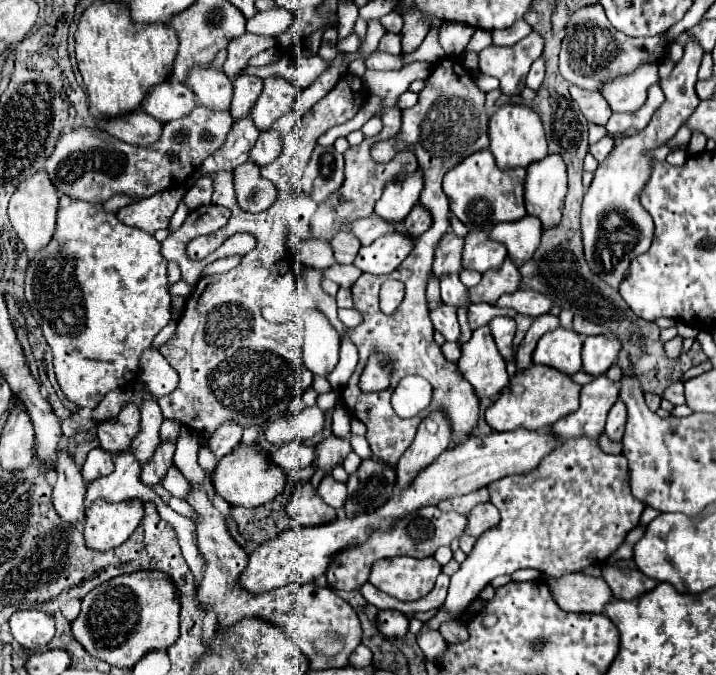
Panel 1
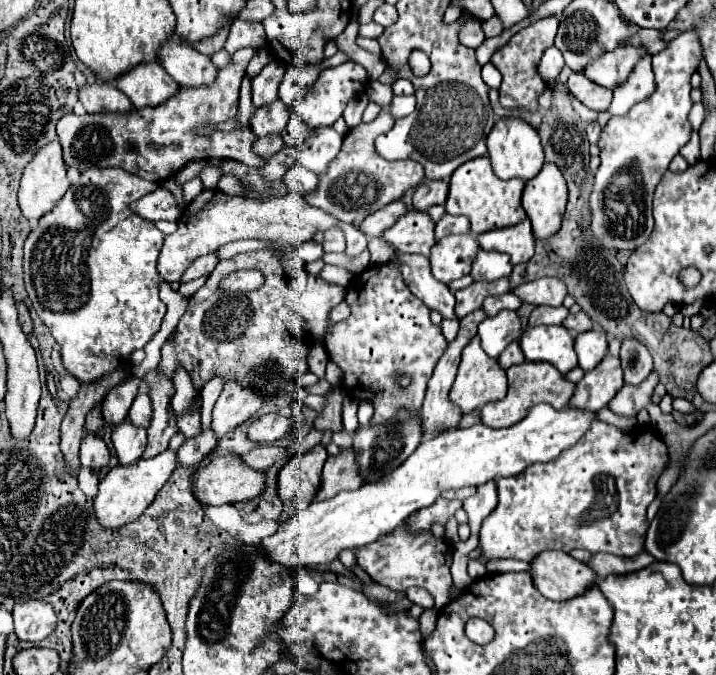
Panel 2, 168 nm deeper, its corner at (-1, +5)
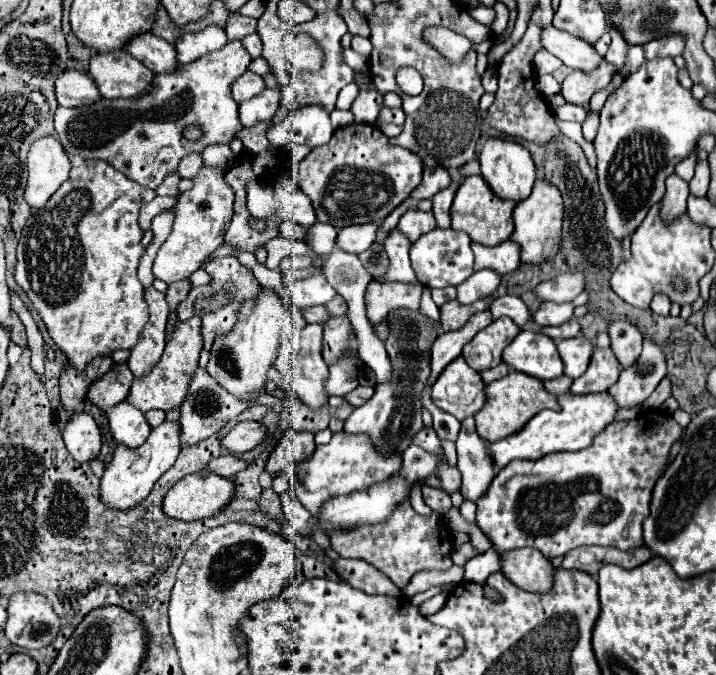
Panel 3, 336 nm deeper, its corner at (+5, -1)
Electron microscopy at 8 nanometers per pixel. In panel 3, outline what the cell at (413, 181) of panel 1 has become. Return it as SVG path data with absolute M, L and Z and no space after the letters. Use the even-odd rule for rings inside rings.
M367 222L367 224L343 228L337 234L337 246L343 248L345 252L361 254L363 250L367 250L375 242L377 230L379 230L379 226L375 222Z

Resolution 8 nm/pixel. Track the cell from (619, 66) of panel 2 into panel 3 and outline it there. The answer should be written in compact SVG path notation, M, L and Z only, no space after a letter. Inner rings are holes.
M549 26L549 30L545 30L541 38L543 38L543 48L555 54L565 66L573 70L581 70L589 74L595 68L599 68L599 64L605 60L591 44L583 40L575 40L575 36L555 30L553 26Z

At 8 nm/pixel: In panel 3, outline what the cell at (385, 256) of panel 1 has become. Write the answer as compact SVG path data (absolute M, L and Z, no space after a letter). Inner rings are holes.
M407 210L401 218L397 228L409 238L409 242L415 242L421 234L431 232L435 228L435 220L431 212L421 212L421 210Z

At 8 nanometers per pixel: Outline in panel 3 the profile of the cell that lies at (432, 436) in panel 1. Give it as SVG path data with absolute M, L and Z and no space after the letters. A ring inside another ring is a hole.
M485 310L485 312L473 314L463 328L437 336L437 340L433 342L433 348L431 348L431 376L427 380L427 388L431 388L437 382L439 374L445 370L445 366L451 360L455 360L461 354L463 346L467 342L471 342L479 330L487 328L491 324L491 320L493 320L491 312Z

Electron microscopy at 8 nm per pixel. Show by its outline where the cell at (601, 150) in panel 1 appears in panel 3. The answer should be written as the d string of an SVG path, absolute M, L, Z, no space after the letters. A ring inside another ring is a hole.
M565 104L565 108L559 108L555 114L561 120L573 120L573 122L579 122L579 124L583 124L589 116L585 108L579 108L579 106L573 106L573 104Z

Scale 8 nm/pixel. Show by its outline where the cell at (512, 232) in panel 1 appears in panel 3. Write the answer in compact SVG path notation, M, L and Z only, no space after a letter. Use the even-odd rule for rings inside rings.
M505 240L497 246L483 246L473 242L471 250L475 254L475 270L491 268L499 274L509 274L521 264L521 248L513 240Z

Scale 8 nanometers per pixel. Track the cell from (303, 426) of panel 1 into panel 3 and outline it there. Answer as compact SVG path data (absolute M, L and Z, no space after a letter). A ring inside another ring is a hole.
M239 422L225 438L223 444L233 454L243 454L247 450L253 450L257 444L261 444L267 438L267 426L259 422Z

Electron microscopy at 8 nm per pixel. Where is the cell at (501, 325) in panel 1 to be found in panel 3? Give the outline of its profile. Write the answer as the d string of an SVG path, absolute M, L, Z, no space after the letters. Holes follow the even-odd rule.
M499 318L475 334L475 338L463 348L463 358L477 372L495 368L497 364L501 364L503 350L513 342L519 330L521 328L513 324L513 320Z

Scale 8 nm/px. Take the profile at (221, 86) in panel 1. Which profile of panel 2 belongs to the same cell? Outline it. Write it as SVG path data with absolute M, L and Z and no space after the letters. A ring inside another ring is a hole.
M167 40L167 46L163 46L163 50L159 50L159 64L163 66L163 70L167 70L167 74L179 86L207 86L217 76L217 68L209 62L209 56L199 54L189 44L183 44L179 40Z

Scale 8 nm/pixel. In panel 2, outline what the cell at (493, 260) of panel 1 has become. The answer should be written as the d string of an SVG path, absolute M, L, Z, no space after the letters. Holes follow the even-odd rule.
M479 250L477 258L473 262L473 270L471 270L473 280L493 282L493 280L499 280L509 274L511 274L511 262L509 262L507 254Z

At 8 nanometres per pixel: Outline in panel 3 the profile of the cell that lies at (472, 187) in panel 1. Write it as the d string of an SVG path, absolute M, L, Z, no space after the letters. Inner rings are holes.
M479 174L477 176L465 176L465 180L461 180L461 184L455 192L455 198L453 198L451 228L465 232L473 242L479 242L485 246L495 246L495 244L507 240L515 230L513 218L511 218L513 208L515 208L515 202L497 198L497 194L491 192L489 184Z

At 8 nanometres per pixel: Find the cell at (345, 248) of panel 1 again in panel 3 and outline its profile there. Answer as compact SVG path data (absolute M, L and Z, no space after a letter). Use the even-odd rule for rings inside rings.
M315 222L311 228L307 228L307 238L305 242L319 254L319 256L329 256L331 250L335 248L335 238L337 230L329 224Z

